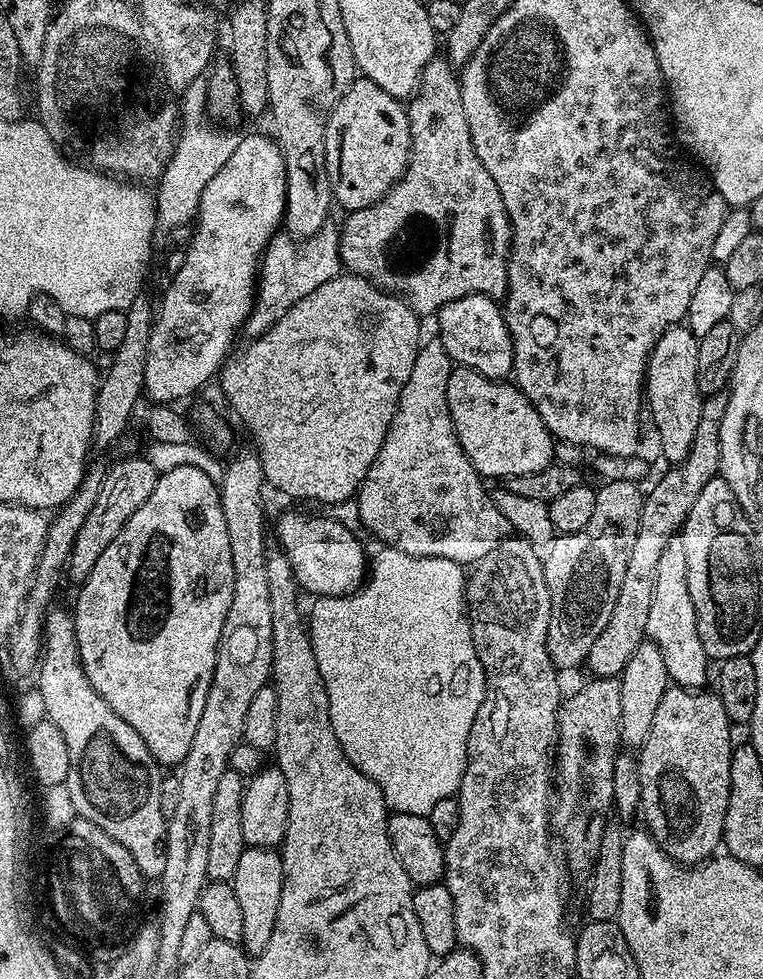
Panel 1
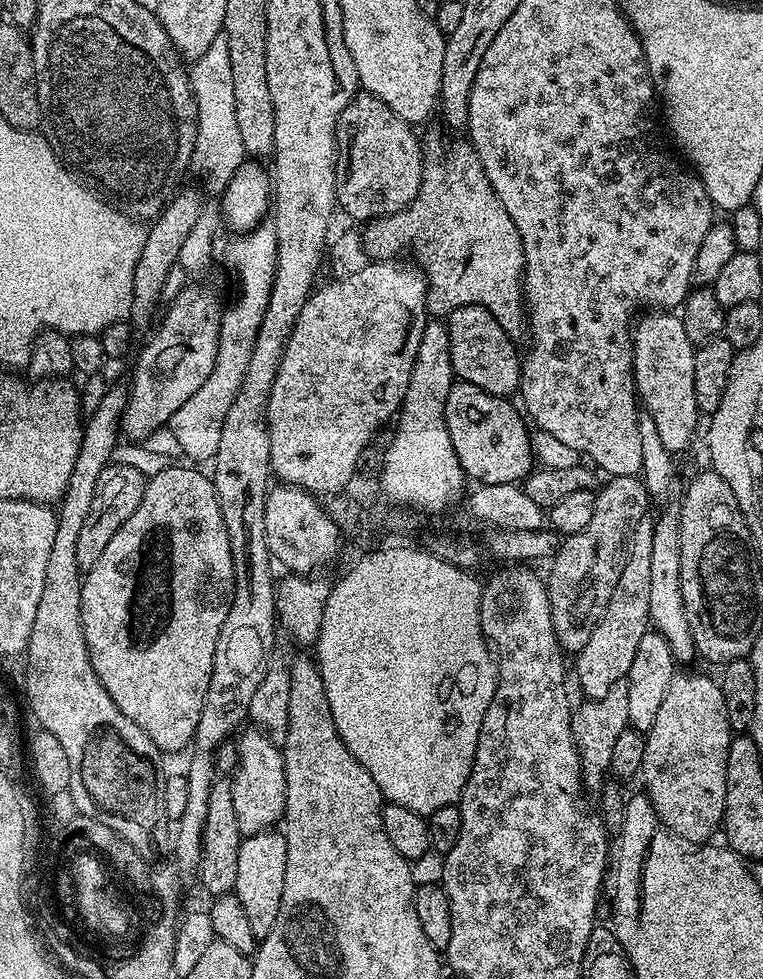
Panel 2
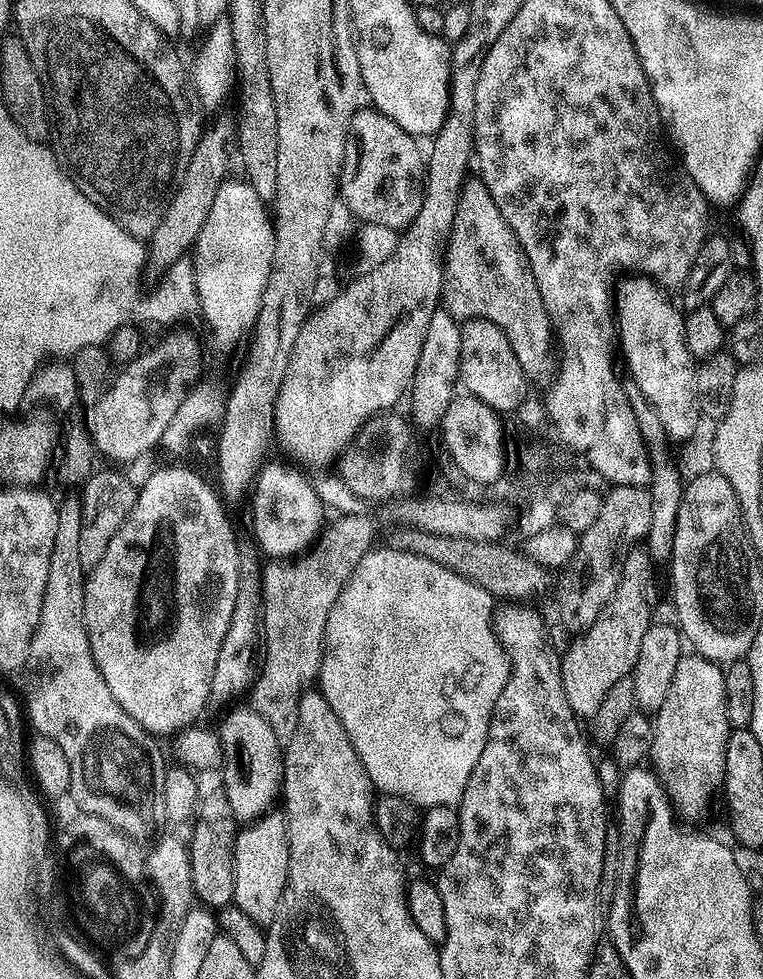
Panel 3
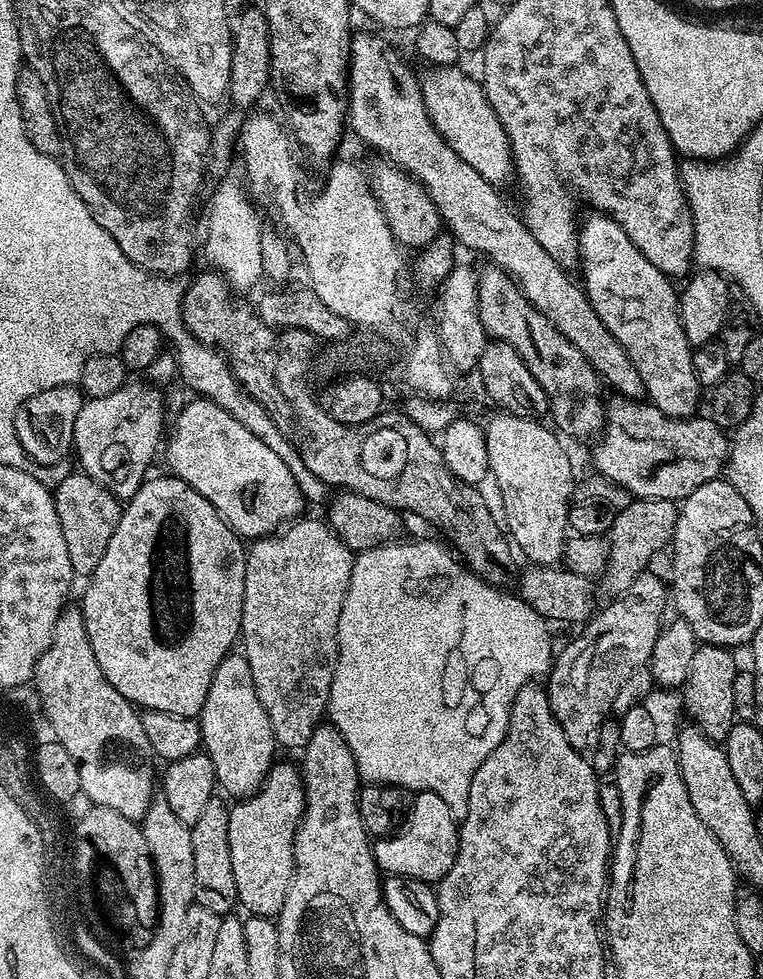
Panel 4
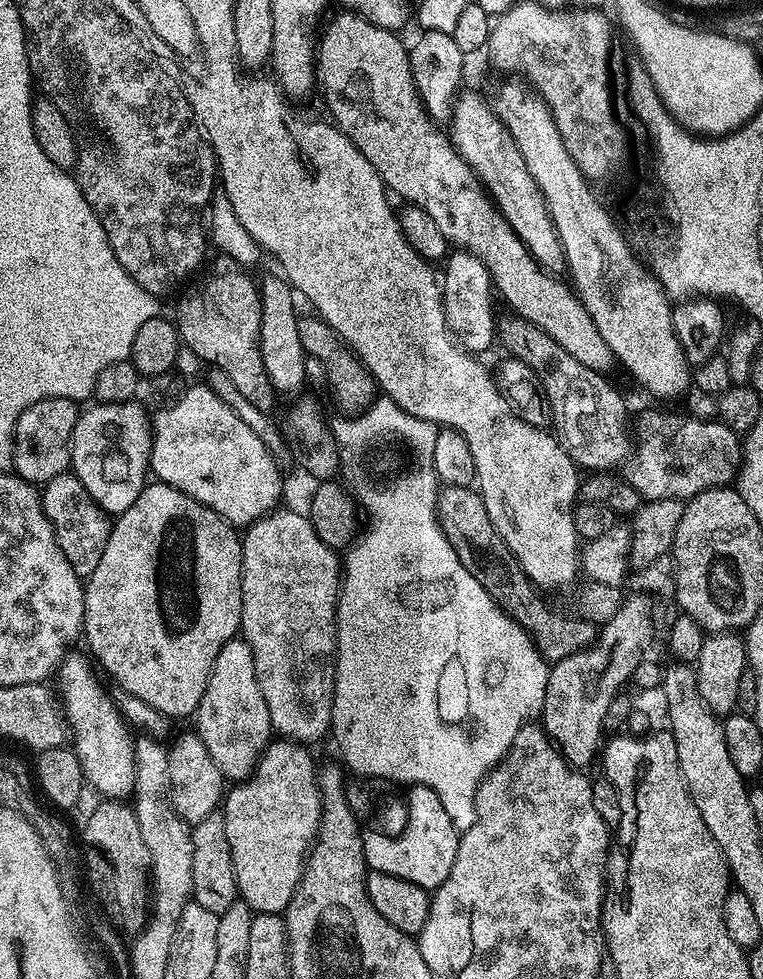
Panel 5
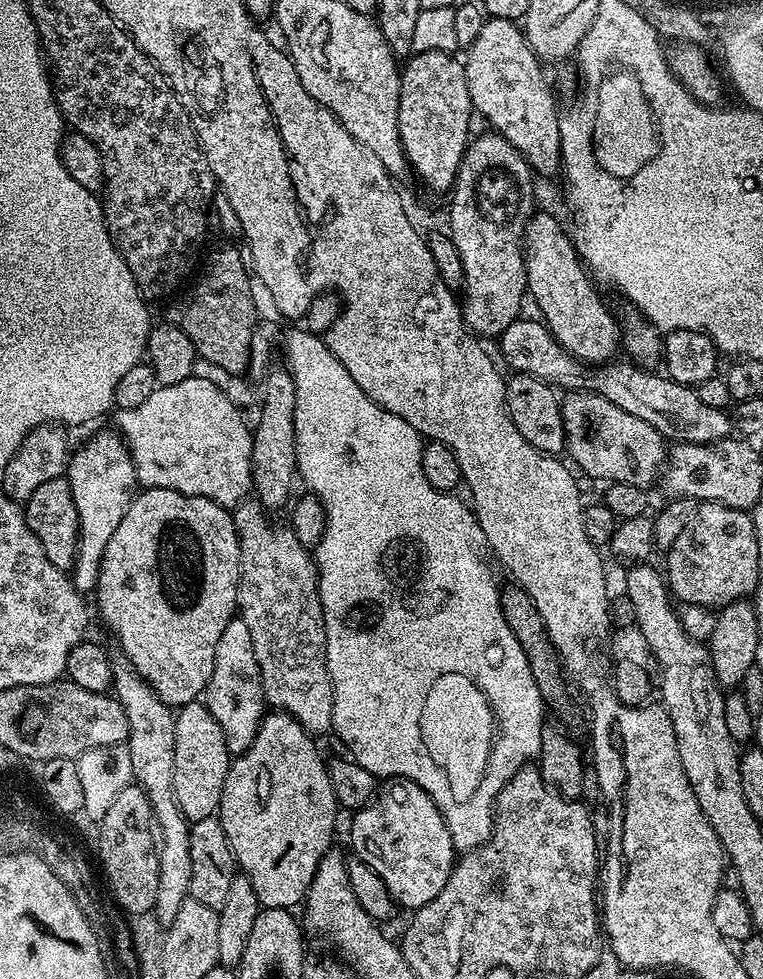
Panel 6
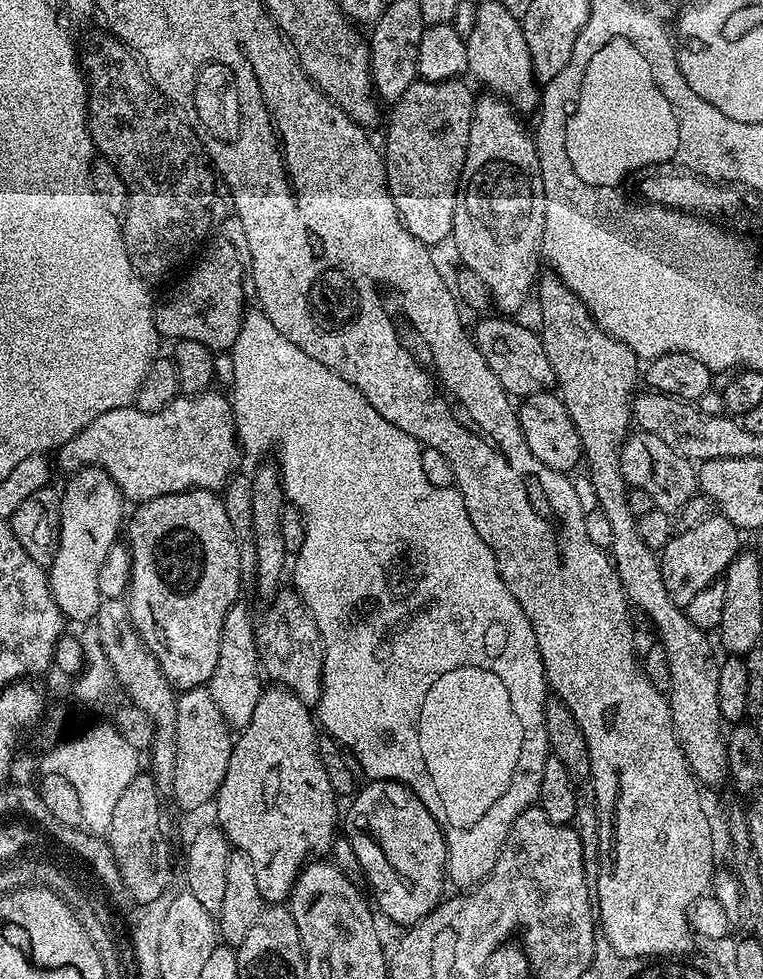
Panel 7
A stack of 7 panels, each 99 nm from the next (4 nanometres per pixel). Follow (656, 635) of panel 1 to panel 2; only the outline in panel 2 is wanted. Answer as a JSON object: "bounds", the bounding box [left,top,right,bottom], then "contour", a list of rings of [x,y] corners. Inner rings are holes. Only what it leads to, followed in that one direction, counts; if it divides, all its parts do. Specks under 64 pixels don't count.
{"bounds":[650,512,698,666],"contour":[[[664,512],[654,524],[654,547],[650,553],[650,614],[651,627],[666,638],[677,665],[688,666],[698,653],[690,634],[690,622],[686,622],[686,610],[682,602],[680,578],[680,513]]]}

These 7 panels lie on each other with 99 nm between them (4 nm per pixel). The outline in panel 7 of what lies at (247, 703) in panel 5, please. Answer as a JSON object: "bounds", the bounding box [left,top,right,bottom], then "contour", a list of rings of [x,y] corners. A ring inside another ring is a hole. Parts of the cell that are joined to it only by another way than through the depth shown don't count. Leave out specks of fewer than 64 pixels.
{"bounds":[206,602,262,730],"contour":[[[238,602],[226,614],[226,622],[222,622],[222,642],[218,642],[218,666],[214,666],[214,674],[206,685],[210,690],[210,698],[214,698],[218,710],[222,710],[222,718],[226,718],[233,729],[243,730],[254,715],[254,706],[258,706],[262,691],[260,680],[262,681],[262,669],[256,649],[254,616],[252,620],[244,602]]]}

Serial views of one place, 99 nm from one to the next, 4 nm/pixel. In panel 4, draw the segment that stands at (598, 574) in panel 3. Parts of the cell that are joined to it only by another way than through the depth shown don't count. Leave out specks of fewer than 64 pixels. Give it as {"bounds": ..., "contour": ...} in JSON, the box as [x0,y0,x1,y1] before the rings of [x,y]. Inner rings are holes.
{"bounds":[598,499,677,598],"contour":[[[633,499],[624,509],[617,511],[612,518],[612,529],[606,534],[608,542],[608,561],[598,577],[598,592],[604,598],[621,596],[649,567],[660,547],[667,545],[676,528],[677,501]]]}

